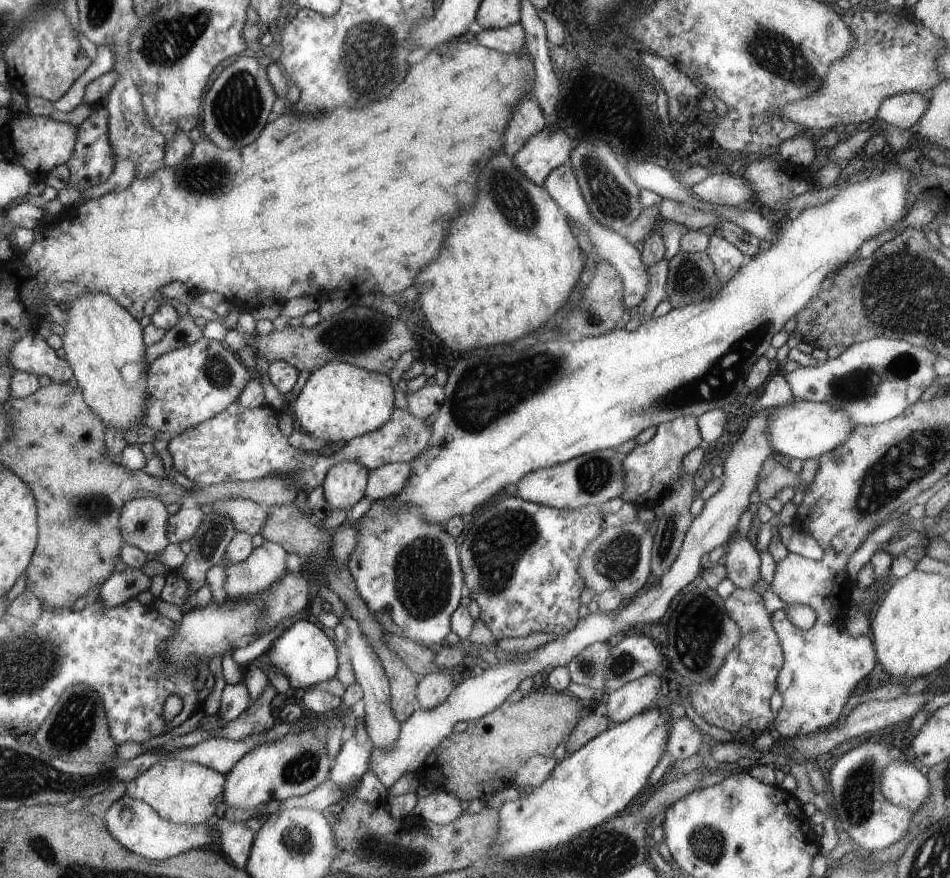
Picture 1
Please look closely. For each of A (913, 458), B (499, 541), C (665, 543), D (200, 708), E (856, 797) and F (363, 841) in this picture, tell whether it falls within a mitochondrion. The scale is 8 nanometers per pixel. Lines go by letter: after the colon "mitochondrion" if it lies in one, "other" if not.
A: mitochondrion
B: mitochondrion
C: mitochondrion
D: other
E: mitochondrion
F: mitochondrion

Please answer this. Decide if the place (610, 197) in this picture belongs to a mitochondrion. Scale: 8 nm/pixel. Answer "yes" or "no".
yes

